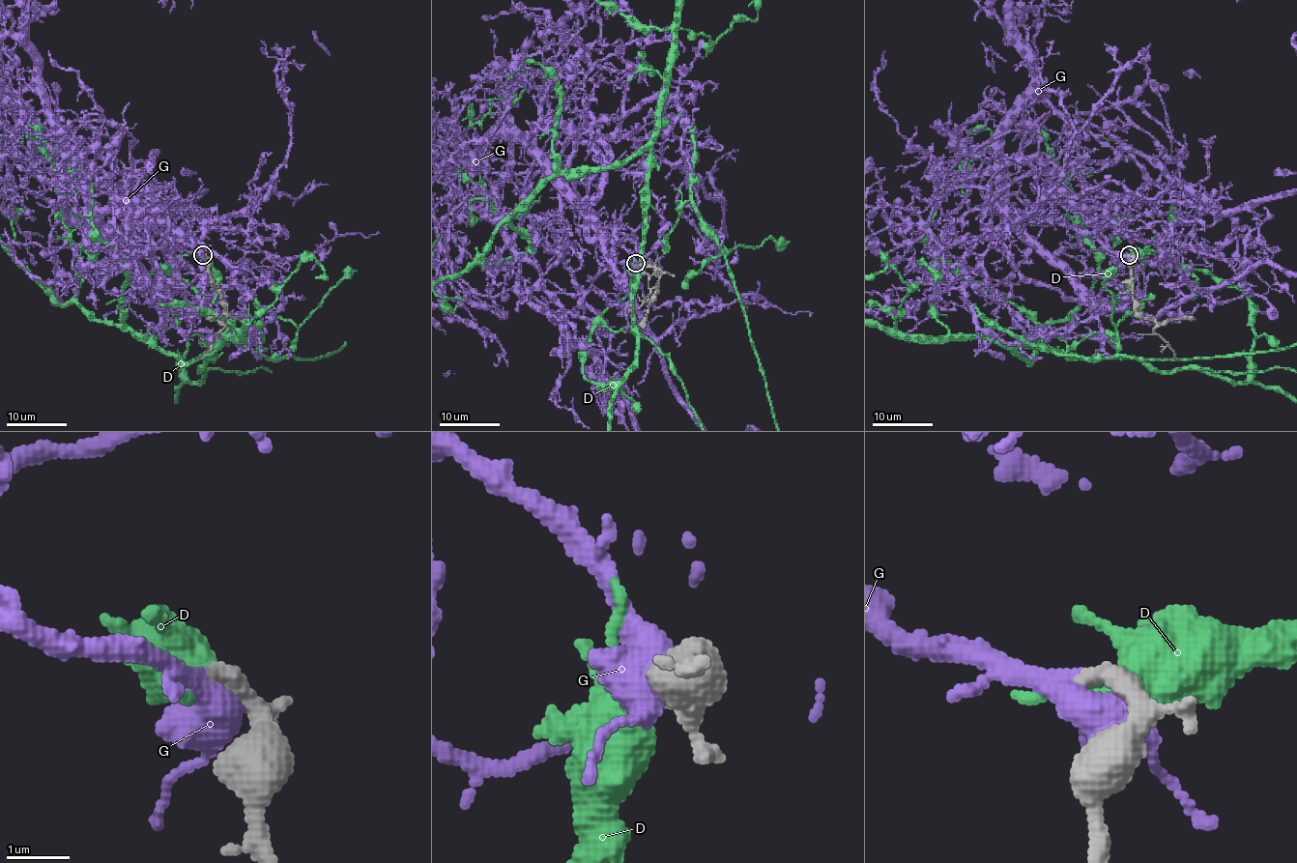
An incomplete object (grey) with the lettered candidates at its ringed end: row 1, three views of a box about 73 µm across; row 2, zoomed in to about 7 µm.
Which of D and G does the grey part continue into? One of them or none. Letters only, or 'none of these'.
G

